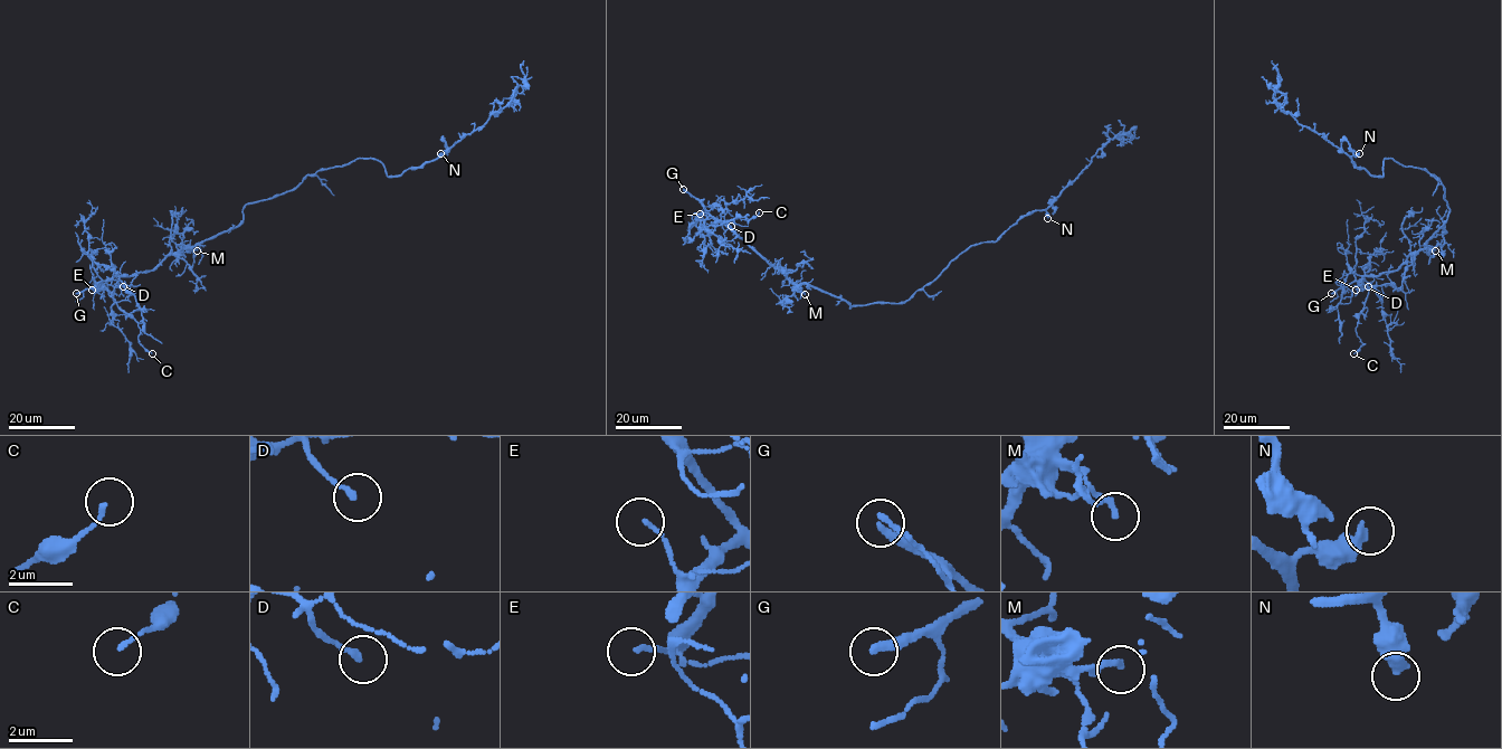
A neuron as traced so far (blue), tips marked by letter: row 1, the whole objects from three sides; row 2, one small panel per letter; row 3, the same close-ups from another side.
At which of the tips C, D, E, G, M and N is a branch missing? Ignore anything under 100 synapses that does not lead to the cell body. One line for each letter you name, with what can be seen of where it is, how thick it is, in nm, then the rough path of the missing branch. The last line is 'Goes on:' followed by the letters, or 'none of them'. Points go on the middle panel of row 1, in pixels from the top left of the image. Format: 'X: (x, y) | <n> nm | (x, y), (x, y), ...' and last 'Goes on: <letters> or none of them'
G: (683, 189) | 300 nm
Goes on: G

